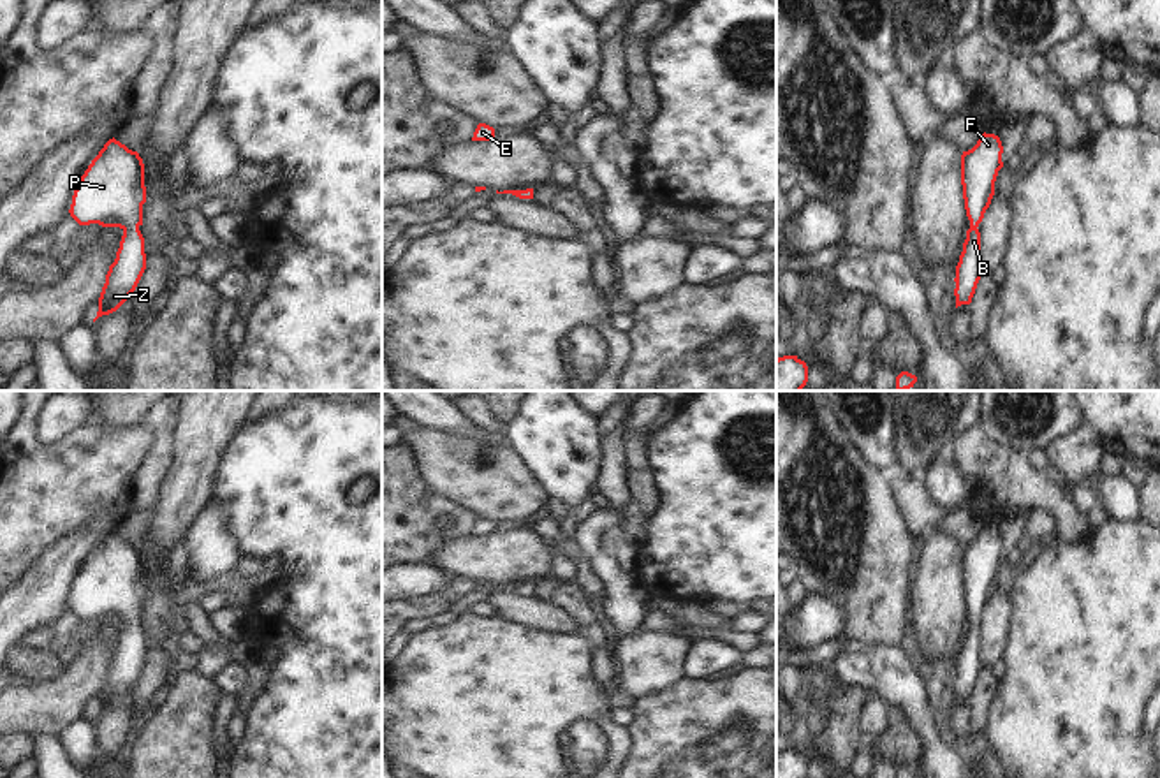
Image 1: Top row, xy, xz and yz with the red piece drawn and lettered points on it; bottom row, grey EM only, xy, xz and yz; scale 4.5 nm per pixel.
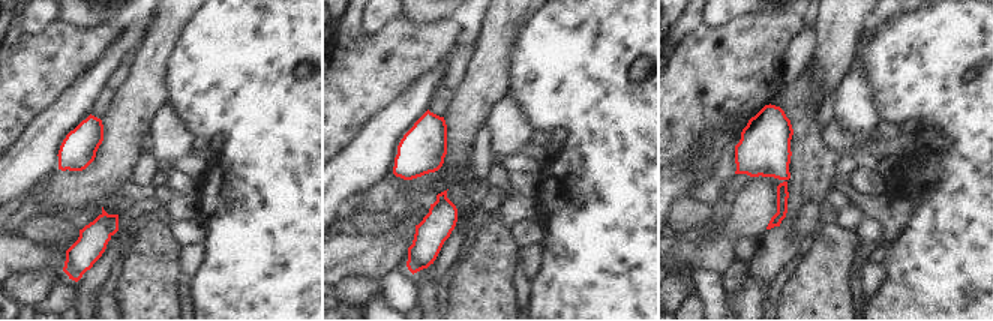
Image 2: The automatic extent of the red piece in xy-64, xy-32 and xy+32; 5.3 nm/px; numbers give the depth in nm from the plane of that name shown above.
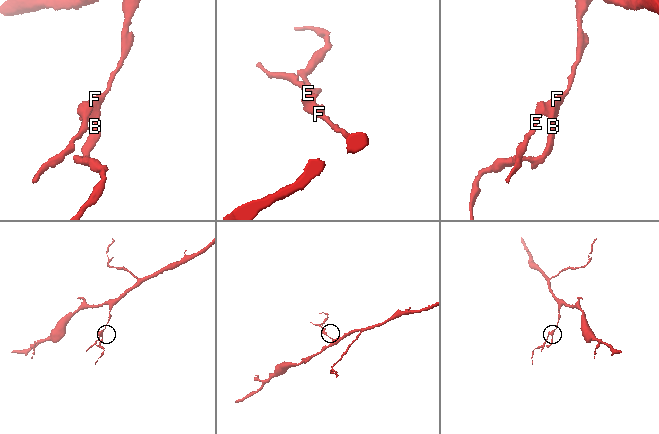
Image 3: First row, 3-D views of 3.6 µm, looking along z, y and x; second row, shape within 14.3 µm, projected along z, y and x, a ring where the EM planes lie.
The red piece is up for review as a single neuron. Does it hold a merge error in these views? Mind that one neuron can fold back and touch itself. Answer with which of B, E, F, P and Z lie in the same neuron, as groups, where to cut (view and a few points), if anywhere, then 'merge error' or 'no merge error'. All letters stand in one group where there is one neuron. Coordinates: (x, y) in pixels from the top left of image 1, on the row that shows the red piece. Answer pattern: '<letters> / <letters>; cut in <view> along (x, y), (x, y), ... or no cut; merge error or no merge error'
B E F P Z; no cut; no merge error

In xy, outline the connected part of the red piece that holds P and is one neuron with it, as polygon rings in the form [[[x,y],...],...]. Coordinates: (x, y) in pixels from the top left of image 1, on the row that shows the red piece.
[[[114,137],[109,139],[77,181],[69,209],[79,225],[99,224],[123,231],[93,322],[116,312],[134,294],[146,269],[144,238],[139,231],[144,202],[143,158]]]

